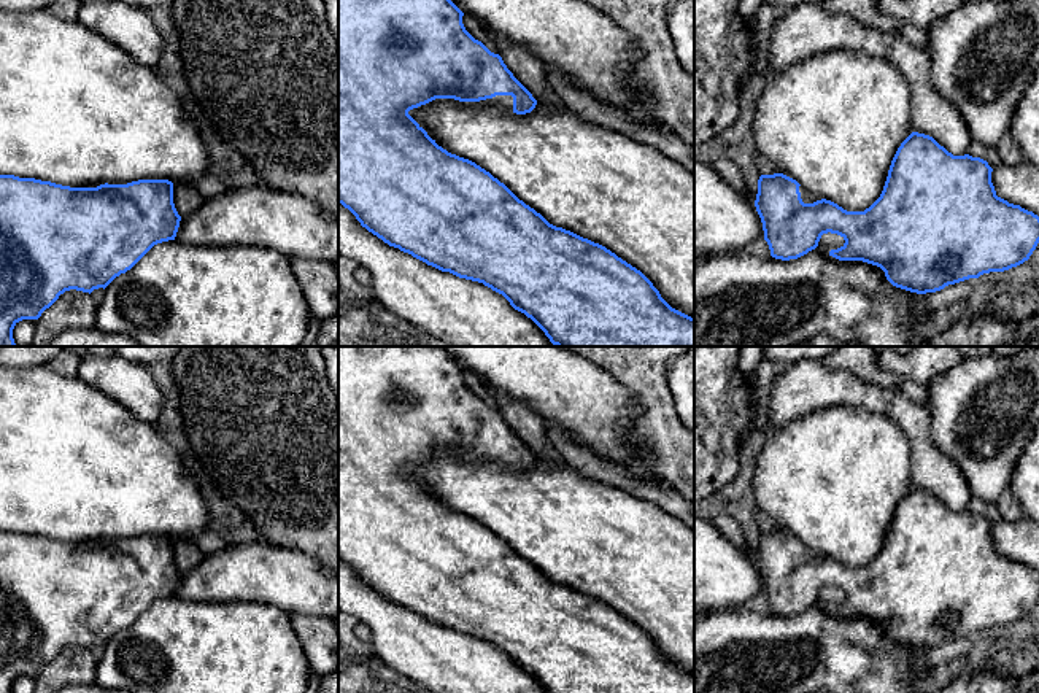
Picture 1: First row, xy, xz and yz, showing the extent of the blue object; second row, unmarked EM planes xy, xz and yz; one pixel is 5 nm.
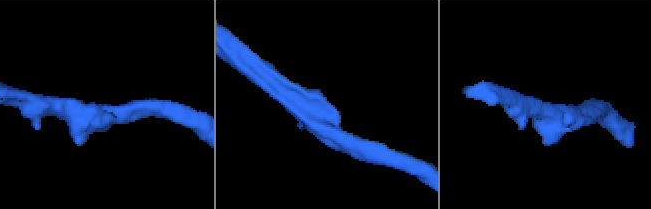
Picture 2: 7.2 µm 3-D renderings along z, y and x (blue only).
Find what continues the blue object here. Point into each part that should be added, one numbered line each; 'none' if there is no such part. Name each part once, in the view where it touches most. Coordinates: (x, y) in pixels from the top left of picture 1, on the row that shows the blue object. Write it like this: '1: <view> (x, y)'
1: xz (505, 102)

